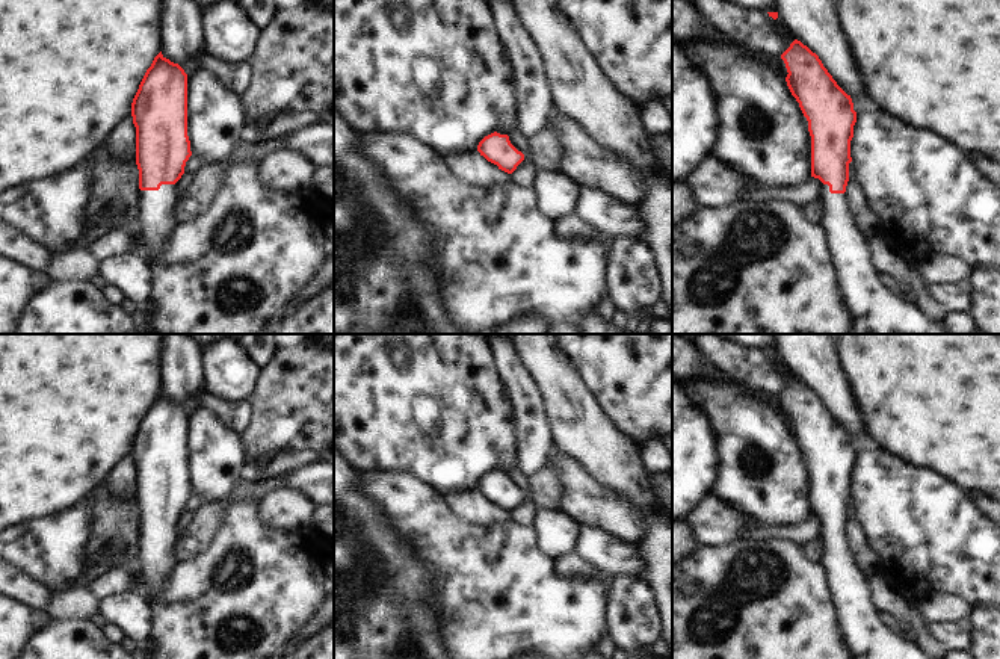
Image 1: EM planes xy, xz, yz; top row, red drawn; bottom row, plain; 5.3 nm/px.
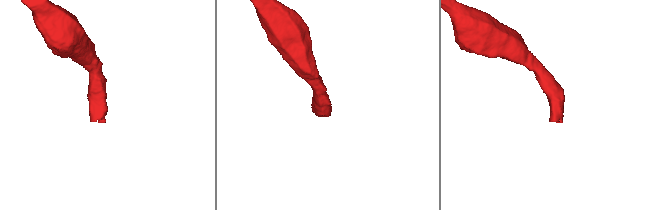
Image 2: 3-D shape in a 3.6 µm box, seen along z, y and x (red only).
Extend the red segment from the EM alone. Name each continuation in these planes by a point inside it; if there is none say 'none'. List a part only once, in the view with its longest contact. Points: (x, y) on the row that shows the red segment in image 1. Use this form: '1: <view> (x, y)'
1: xy (154, 216).

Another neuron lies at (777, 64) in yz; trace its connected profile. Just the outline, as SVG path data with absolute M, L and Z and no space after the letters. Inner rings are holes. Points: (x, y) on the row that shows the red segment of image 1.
M740 45L740 48L748 51L749 54L752 54L755 59L761 60L766 67L775 70L785 80L789 73L787 73L784 60L781 57L764 56L758 51L743 47L743 45Z

